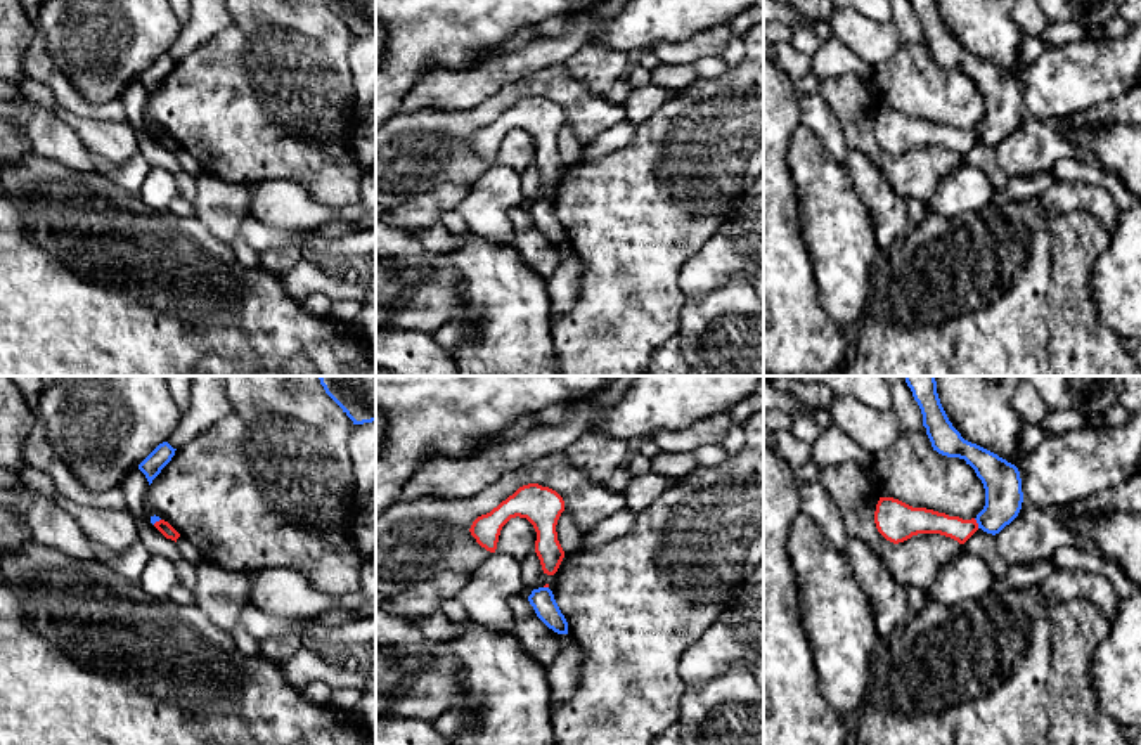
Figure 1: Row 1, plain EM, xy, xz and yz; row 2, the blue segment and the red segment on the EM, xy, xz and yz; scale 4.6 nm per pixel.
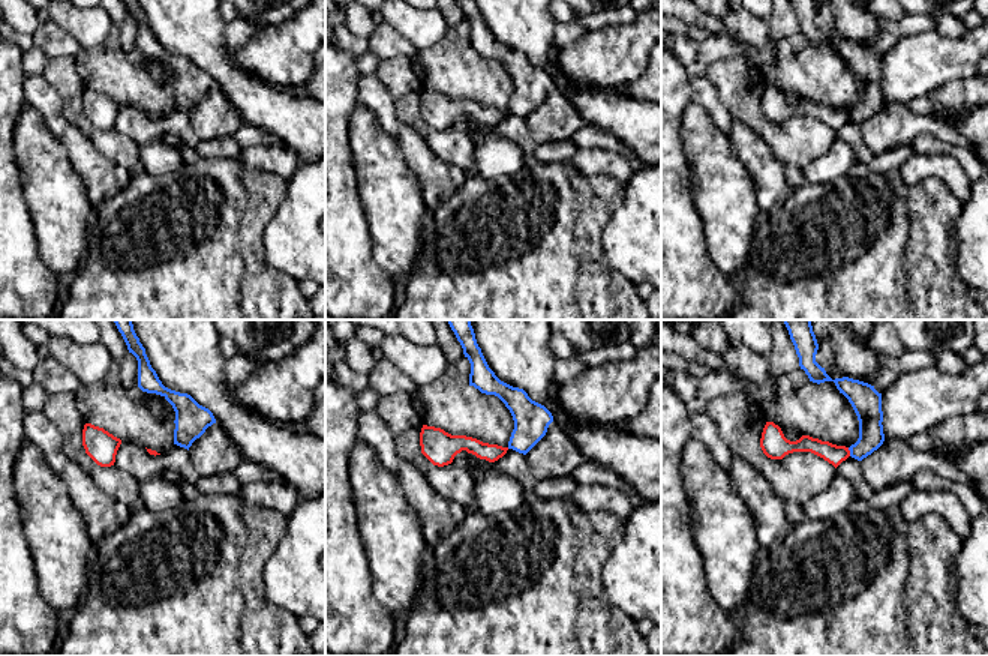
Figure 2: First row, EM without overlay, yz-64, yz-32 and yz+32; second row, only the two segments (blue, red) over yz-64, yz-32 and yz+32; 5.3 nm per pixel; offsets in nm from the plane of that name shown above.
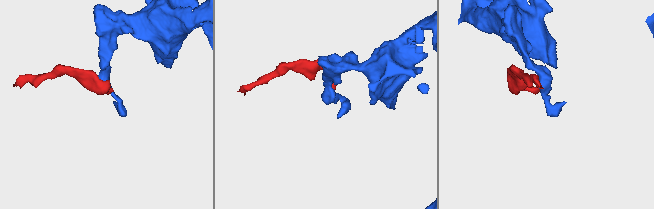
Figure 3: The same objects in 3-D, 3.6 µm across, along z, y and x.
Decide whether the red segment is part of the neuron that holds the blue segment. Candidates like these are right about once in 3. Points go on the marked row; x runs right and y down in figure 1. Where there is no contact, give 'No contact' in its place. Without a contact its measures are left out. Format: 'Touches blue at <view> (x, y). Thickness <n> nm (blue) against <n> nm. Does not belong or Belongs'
Touches blue at yz (977, 522). Thickness 180 nm (blue) against 120 nm. Does not belong

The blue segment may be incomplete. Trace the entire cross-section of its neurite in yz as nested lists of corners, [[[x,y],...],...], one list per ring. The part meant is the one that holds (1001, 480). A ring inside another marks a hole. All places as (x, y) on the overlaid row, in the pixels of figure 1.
[[[935,376],[904,378],[921,409],[923,426],[933,450],[964,459],[983,483],[985,506],[975,518],[978,528],[992,535],[999,534],[1022,509],[1023,492],[1018,468],[961,437],[940,404]]]

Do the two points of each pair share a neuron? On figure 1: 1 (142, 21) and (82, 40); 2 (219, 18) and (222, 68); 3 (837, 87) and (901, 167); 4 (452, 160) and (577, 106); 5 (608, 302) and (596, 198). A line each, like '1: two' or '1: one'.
1: one
2: two
3: one
4: one
5: one

